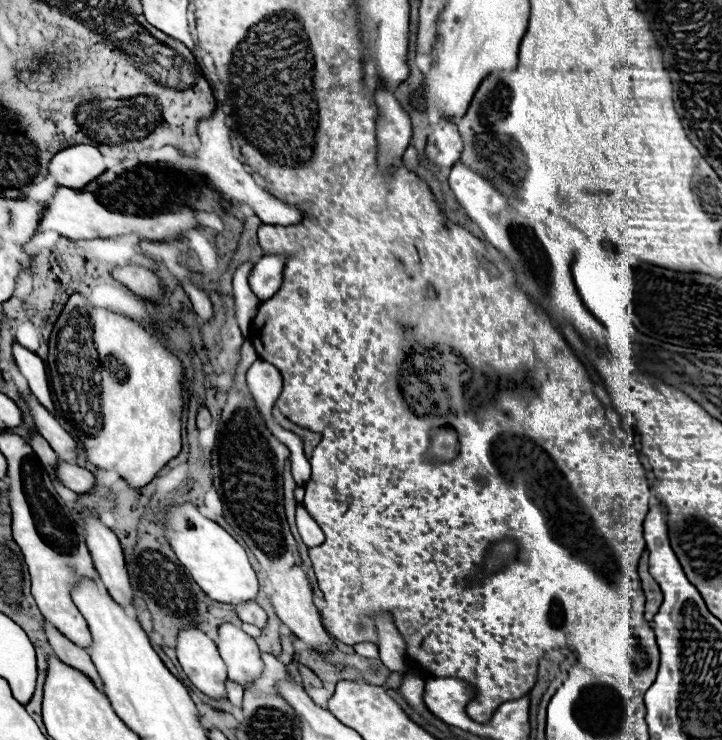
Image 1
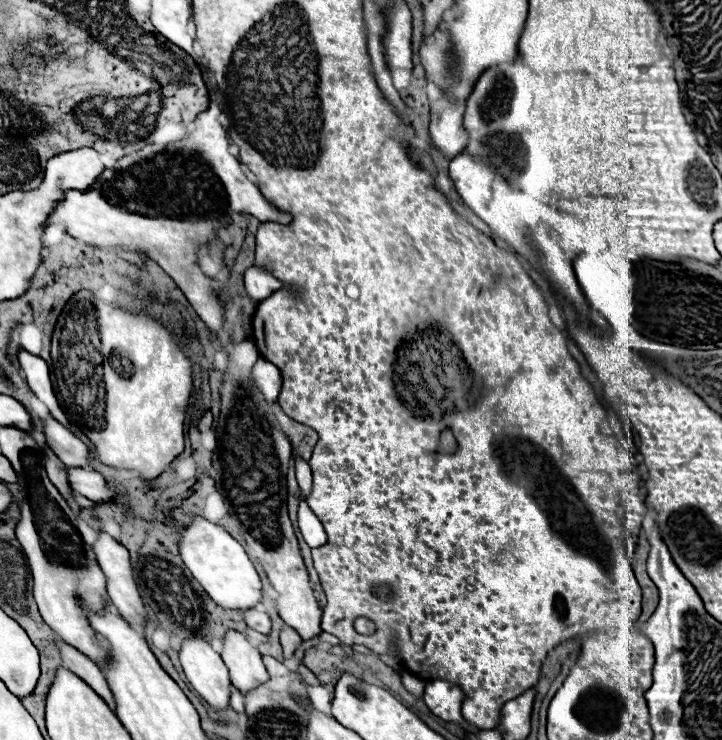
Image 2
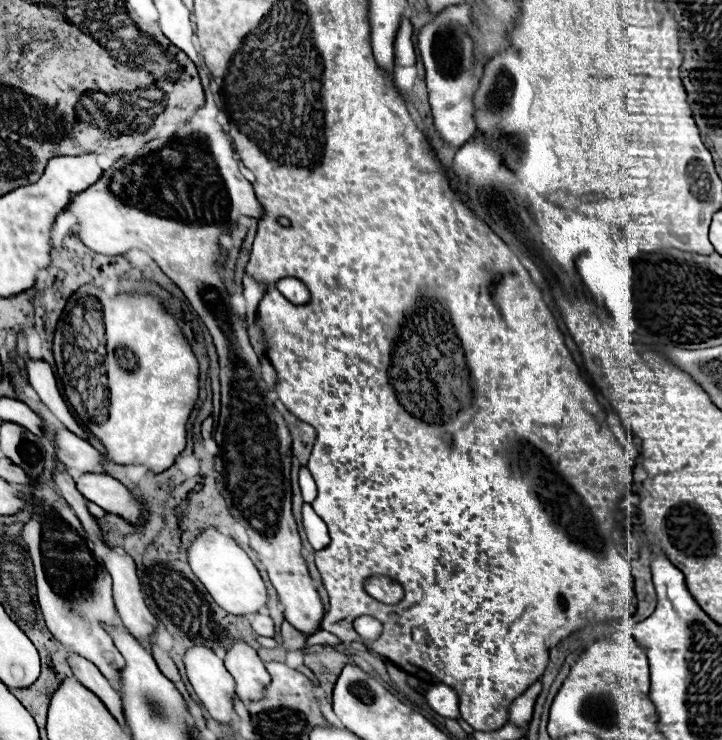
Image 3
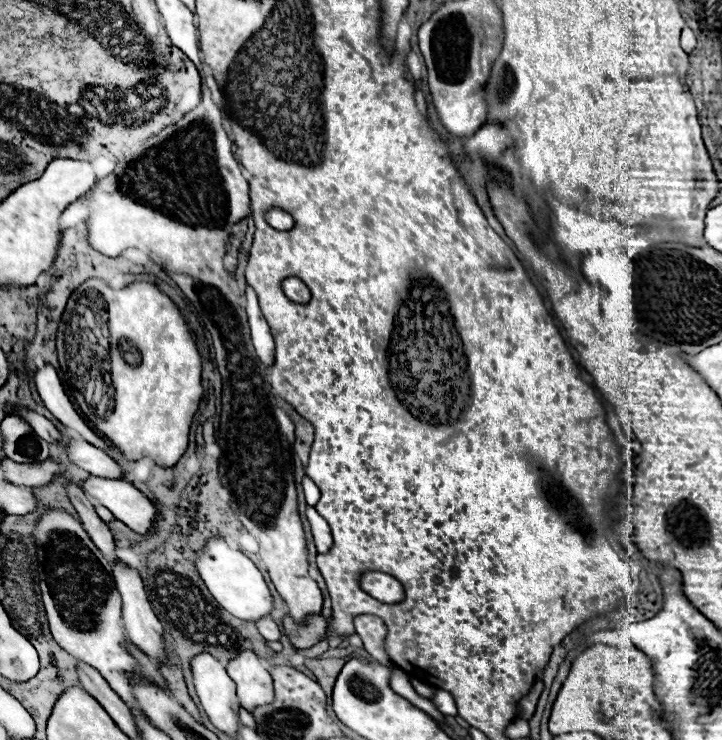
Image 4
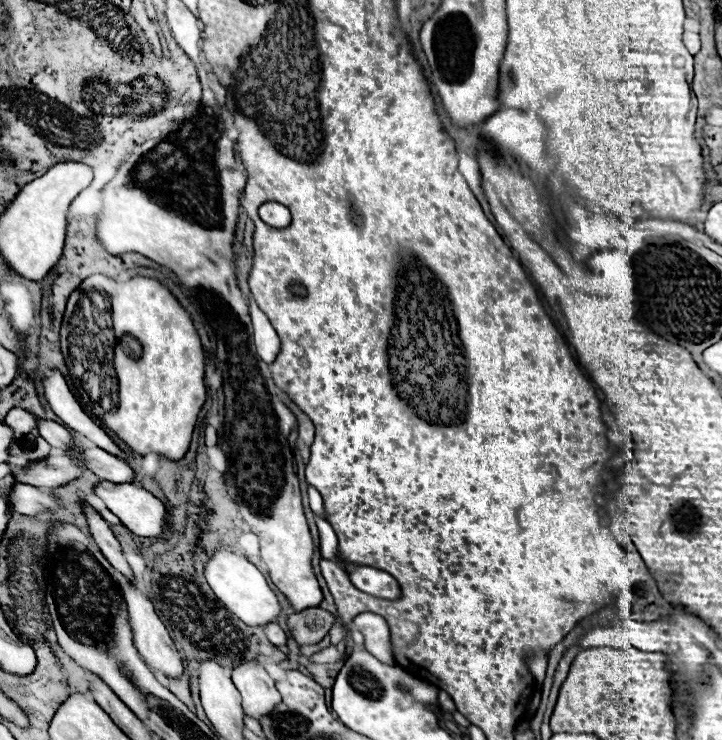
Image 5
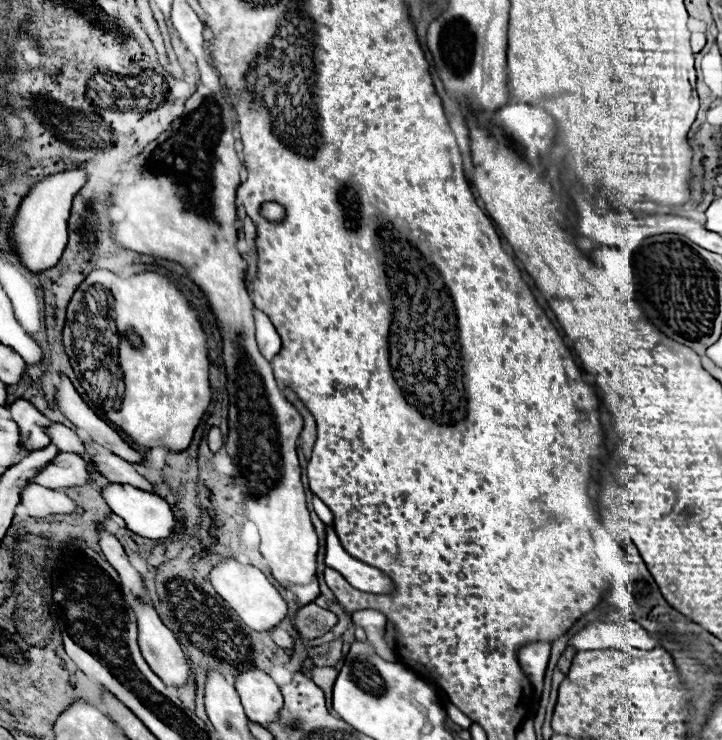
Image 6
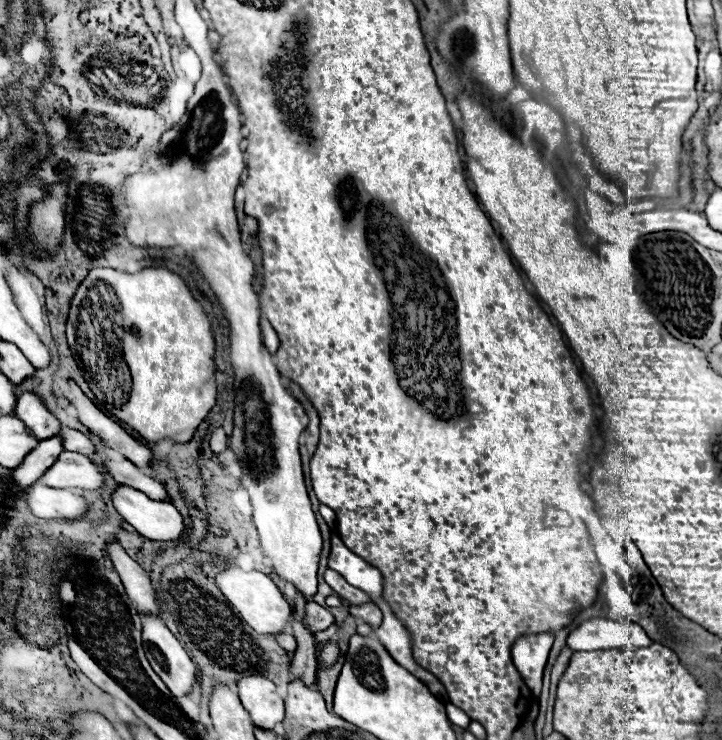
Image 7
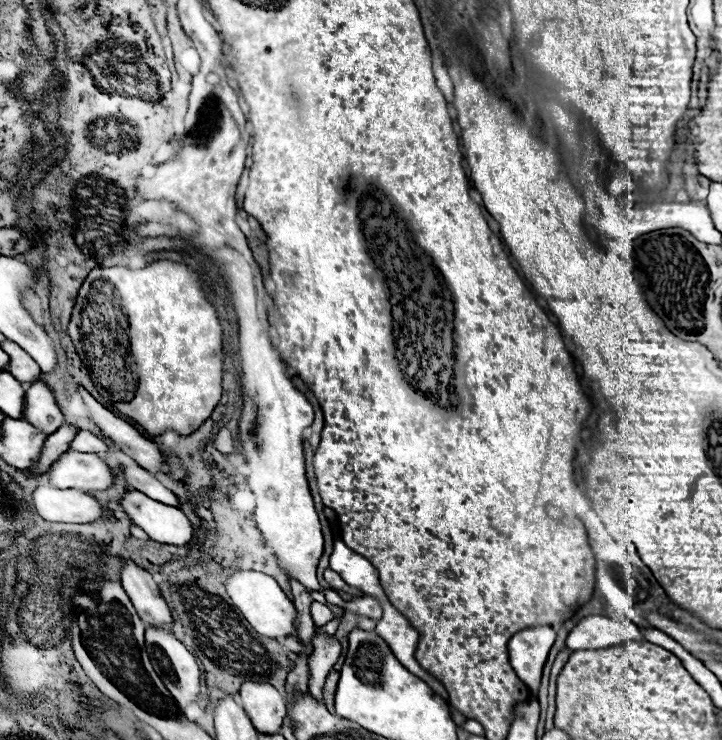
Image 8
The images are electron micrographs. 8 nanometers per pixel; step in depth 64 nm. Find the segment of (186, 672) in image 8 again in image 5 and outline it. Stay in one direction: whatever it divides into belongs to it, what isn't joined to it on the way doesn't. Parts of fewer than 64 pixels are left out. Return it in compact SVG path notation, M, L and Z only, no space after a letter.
M126 584L124 588L124 600L128 604L128 612L130 612L130 622L132 622L132 632L134 632L134 644L142 656L142 660L154 670L154 672L160 672L168 678L180 678L184 674L184 664L182 664L182 656L180 652L176 650L172 638L170 638L170 632L168 628L162 624L162 620L158 618L152 602L148 598L142 596L142 592L132 586L132 584Z

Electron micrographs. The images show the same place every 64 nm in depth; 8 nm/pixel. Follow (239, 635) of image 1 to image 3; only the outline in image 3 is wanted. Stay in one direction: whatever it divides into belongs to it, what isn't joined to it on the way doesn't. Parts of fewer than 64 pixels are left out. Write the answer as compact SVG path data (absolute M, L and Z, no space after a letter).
M234 644L230 654L224 660L228 672L236 680L236 696L242 702L262 700L264 690L270 684L270 674L264 668L264 662L258 658L258 652L248 644Z

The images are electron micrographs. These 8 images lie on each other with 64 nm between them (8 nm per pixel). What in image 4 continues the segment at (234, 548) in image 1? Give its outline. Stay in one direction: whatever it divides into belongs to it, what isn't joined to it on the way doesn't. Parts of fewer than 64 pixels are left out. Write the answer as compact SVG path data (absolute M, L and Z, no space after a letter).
M212 538L204 550L200 552L200 558L196 560L196 568L206 582L210 594L218 600L222 608L226 608L232 616L238 616L246 622L256 622L264 616L270 616L274 610L274 598L260 574L260 570L254 566L250 558L246 558L240 550L230 548L222 538Z

